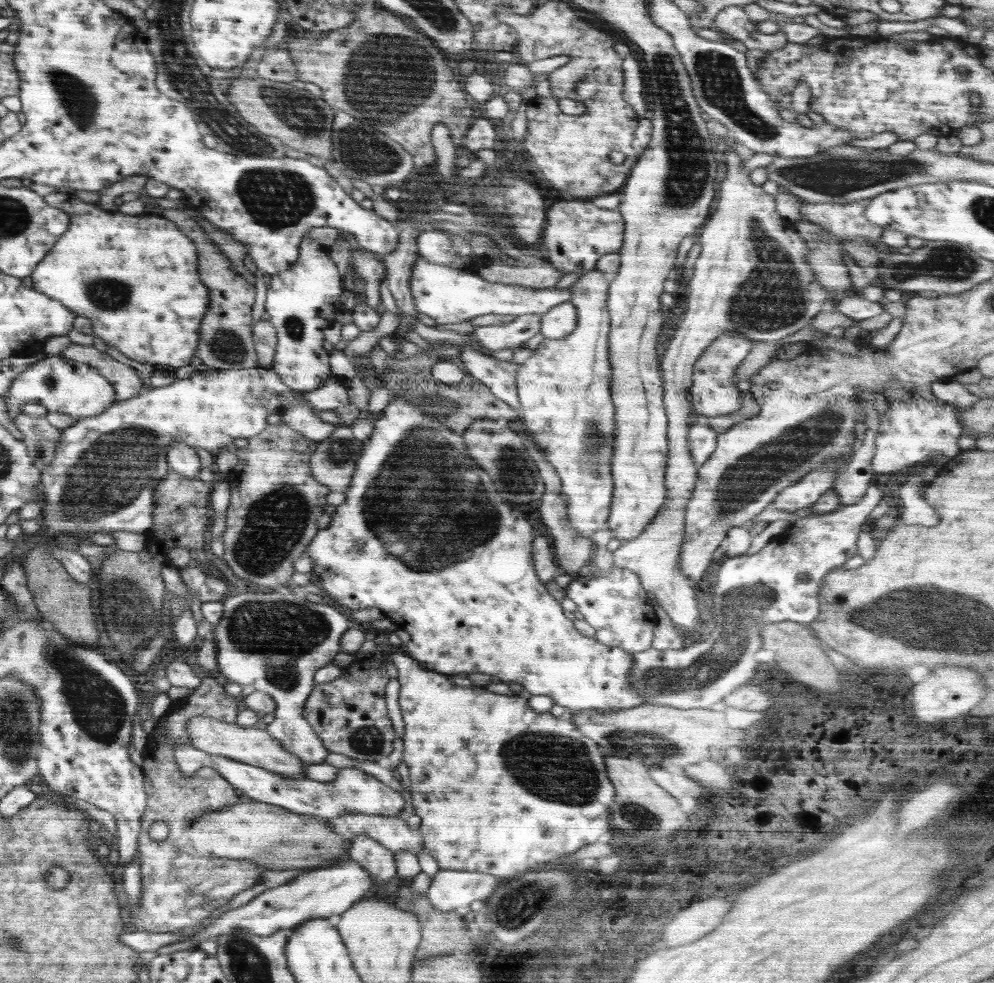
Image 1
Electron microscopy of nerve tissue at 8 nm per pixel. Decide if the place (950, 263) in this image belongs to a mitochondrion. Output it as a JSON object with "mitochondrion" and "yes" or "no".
{"mitochondrion":"yes"}

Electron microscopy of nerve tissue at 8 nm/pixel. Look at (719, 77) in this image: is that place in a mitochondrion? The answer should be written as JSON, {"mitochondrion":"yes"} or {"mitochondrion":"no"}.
{"mitochondrion":"yes"}

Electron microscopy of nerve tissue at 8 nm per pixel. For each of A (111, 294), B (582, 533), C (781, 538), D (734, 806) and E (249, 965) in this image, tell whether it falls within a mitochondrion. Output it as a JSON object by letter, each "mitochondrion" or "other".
{"A":"mitochondrion","B":"other","C":"other","D":"other","E":"mitochondrion"}

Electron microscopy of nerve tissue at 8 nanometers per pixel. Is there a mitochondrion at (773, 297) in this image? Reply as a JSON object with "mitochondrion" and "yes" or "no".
{"mitochondrion":"yes"}

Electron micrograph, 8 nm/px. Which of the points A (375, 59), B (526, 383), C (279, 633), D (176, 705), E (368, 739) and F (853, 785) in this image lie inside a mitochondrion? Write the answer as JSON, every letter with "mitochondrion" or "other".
{"A":"mitochondrion","B":"other","C":"mitochondrion","D":"other","E":"mitochondrion","F":"other"}

